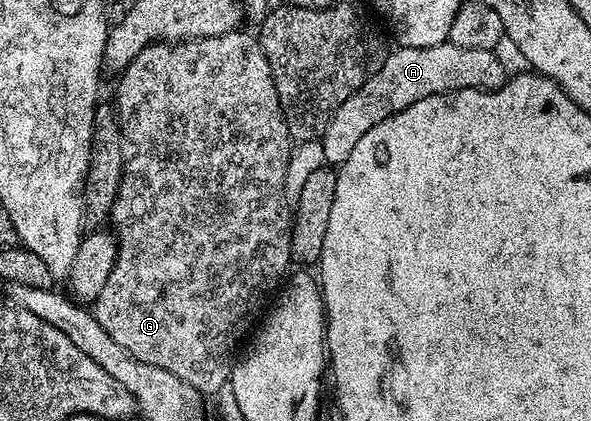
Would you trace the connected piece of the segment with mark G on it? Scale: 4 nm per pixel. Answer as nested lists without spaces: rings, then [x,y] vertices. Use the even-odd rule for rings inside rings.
[[[236,30],[220,36],[201,36],[197,40],[149,45],[145,50],[141,50],[141,54],[137,54],[137,58],[133,58],[128,68],[123,69],[118,77],[119,85],[115,88],[115,100],[113,99],[115,115],[119,117],[119,129],[123,132],[130,151],[132,148],[135,153],[132,156],[130,153],[126,157],[123,181],[117,190],[117,198],[113,202],[109,217],[113,235],[119,241],[117,262],[113,266],[113,274],[109,274],[109,280],[105,282],[105,288],[95,299],[93,311],[97,322],[101,322],[105,334],[109,334],[113,342],[125,346],[125,350],[129,350],[133,358],[149,362],[149,366],[161,366],[169,370],[169,374],[177,374],[177,378],[189,382],[189,386],[204,394],[219,392],[222,388],[224,391],[228,387],[231,369],[237,363],[235,347],[242,342],[247,331],[248,333],[252,331],[251,323],[255,319],[255,323],[260,319],[265,305],[272,299],[276,289],[284,283],[293,264],[291,258],[293,204],[285,190],[285,170],[289,166],[293,141],[283,117],[281,102],[277,98],[273,70],[269,70],[269,62],[265,58],[263,48],[252,33],[250,36],[243,31]],[[195,48],[199,50],[197,58],[201,60],[191,58],[193,54],[191,50]]]

